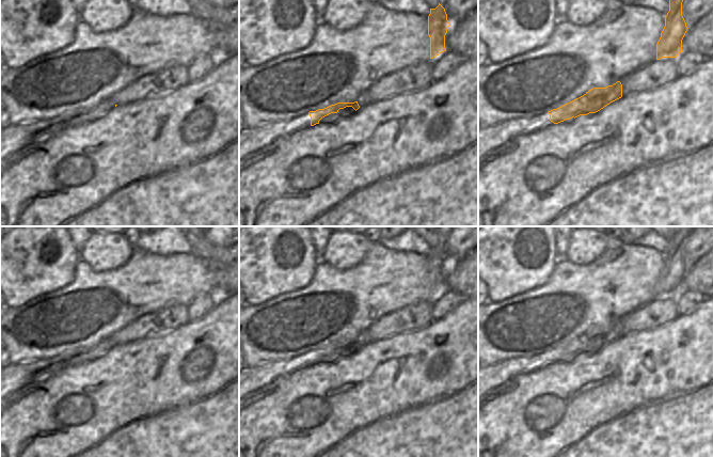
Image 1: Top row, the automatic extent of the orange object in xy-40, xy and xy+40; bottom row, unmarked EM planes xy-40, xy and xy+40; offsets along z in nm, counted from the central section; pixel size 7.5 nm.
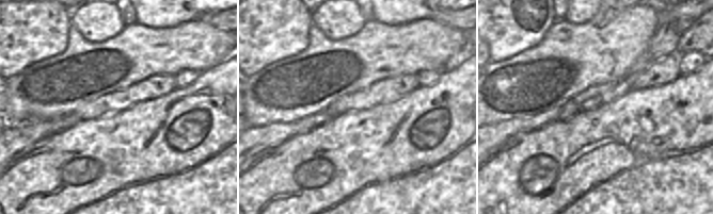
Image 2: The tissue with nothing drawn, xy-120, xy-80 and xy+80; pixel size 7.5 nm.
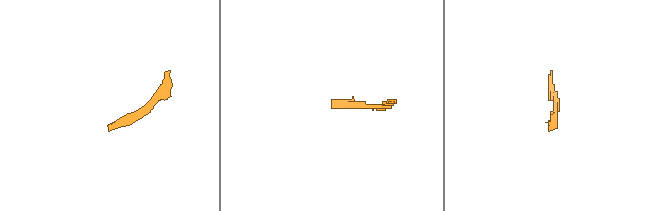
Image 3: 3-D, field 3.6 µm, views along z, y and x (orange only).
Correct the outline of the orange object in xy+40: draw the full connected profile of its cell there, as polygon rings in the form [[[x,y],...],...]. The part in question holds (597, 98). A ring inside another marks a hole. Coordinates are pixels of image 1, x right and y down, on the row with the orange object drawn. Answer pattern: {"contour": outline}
{"contour": [[[617,81],[606,88],[593,88],[583,96],[548,113],[508,120],[493,126],[478,126],[478,162],[519,135],[527,135],[552,124],[568,124],[580,115],[596,113],[621,97],[622,84]]]}

